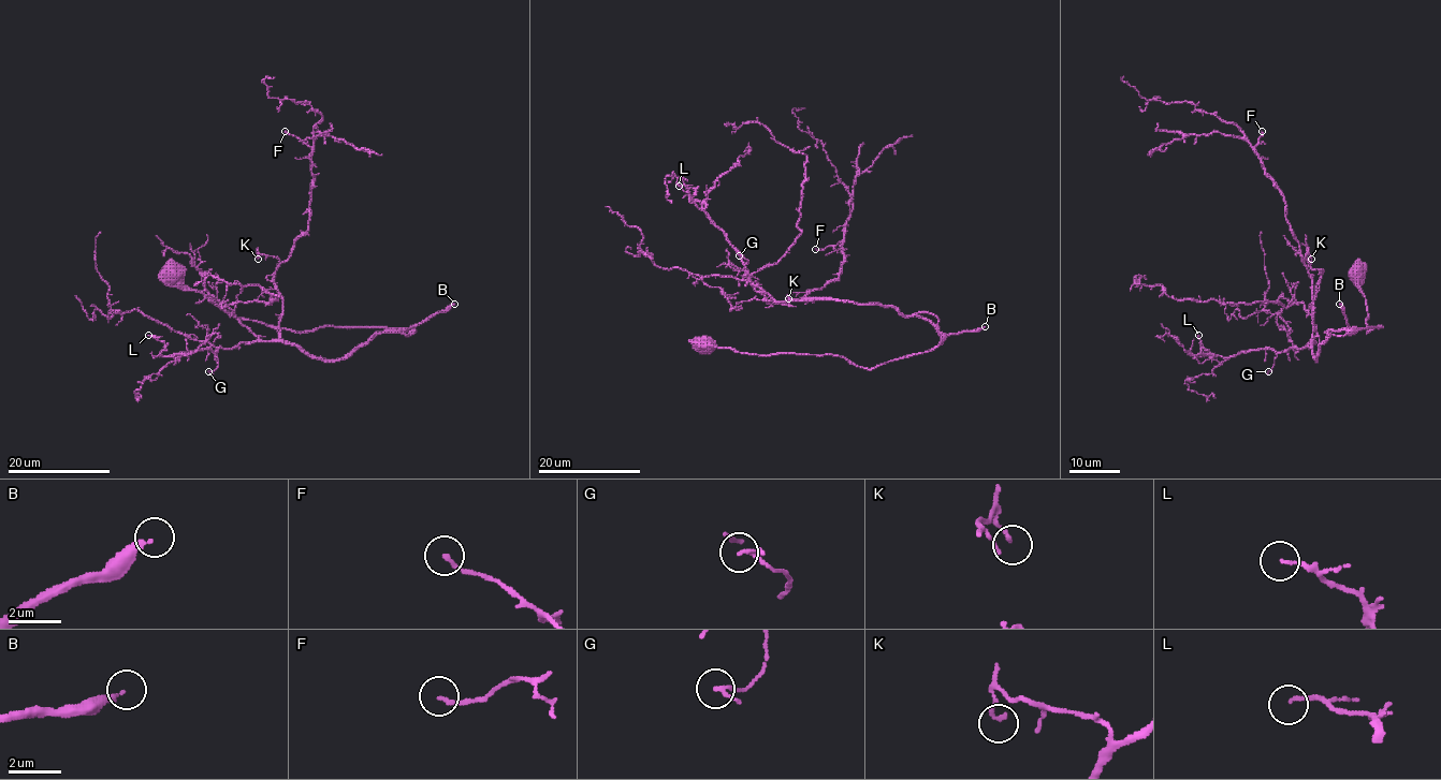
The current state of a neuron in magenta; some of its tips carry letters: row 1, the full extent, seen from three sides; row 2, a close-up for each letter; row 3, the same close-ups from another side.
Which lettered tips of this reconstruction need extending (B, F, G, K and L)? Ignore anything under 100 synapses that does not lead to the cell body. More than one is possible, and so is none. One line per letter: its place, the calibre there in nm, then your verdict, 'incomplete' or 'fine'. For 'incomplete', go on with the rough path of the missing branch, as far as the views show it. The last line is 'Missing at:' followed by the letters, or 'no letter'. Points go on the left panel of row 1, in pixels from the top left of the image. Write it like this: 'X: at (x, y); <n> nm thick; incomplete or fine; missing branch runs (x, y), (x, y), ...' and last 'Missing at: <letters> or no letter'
B: at (454, 304); 220 nm thick; incomplete
F: at (285, 131); 150 nm thick; fine
G: at (208, 371); 150 nm thick; fine
K: at (258, 259); 140 nm thick; fine
L: at (148, 335); 140 nm thick; fine
Missing at: B

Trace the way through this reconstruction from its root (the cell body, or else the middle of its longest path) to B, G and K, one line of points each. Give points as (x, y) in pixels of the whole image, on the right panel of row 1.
B: (1358, 275), (1368, 311), (1368, 332), (1382, 326), (1350, 327), (1339, 304)
G: (1358, 275), (1368, 332), (1382, 326), (1330, 330), (1319, 346), (1316, 359), (1312, 341), (1279, 352), (1268, 371)
K: (1358, 275), (1368, 332), (1382, 326), (1330, 330), (1316, 359), (1311, 275), (1304, 263), (1308, 253), (1311, 259)

